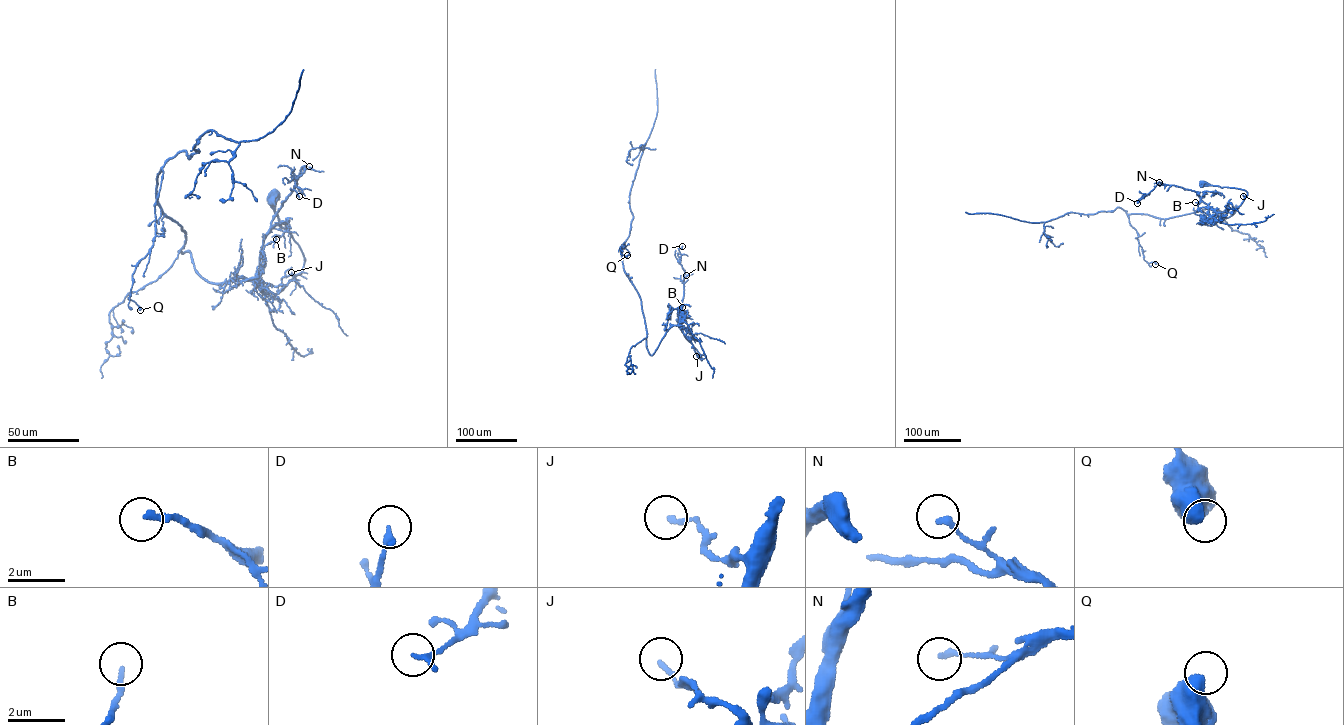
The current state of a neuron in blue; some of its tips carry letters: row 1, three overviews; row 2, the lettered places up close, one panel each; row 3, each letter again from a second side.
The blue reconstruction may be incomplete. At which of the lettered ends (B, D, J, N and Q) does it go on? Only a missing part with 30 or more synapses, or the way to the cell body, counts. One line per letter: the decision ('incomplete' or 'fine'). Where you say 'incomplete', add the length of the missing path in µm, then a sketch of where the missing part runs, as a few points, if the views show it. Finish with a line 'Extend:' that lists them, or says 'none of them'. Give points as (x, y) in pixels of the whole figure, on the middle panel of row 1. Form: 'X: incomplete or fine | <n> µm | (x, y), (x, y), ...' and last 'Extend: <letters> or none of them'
B: fine
D: fine
J: fine
N: fine
Q: fine
Extend: none of them

